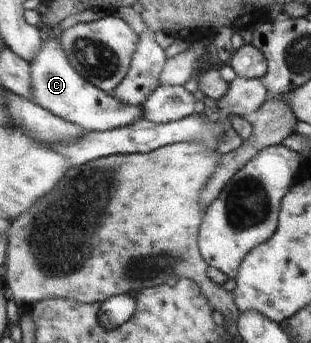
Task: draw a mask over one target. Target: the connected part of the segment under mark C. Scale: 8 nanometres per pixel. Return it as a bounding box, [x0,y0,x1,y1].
[32,38,142,132]

